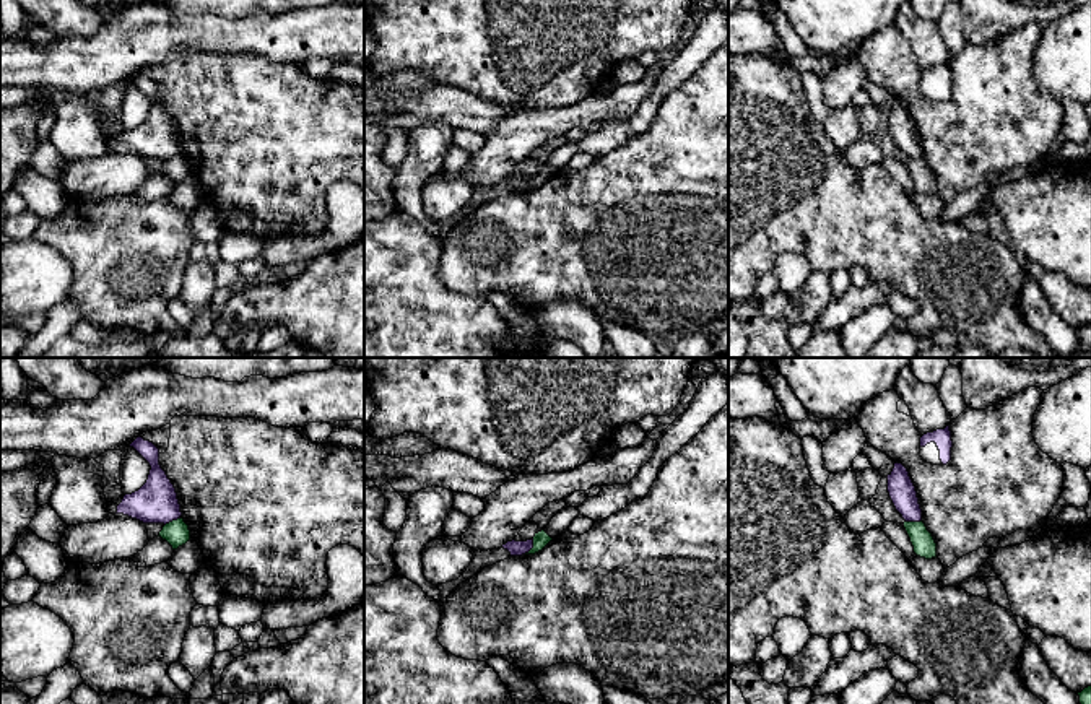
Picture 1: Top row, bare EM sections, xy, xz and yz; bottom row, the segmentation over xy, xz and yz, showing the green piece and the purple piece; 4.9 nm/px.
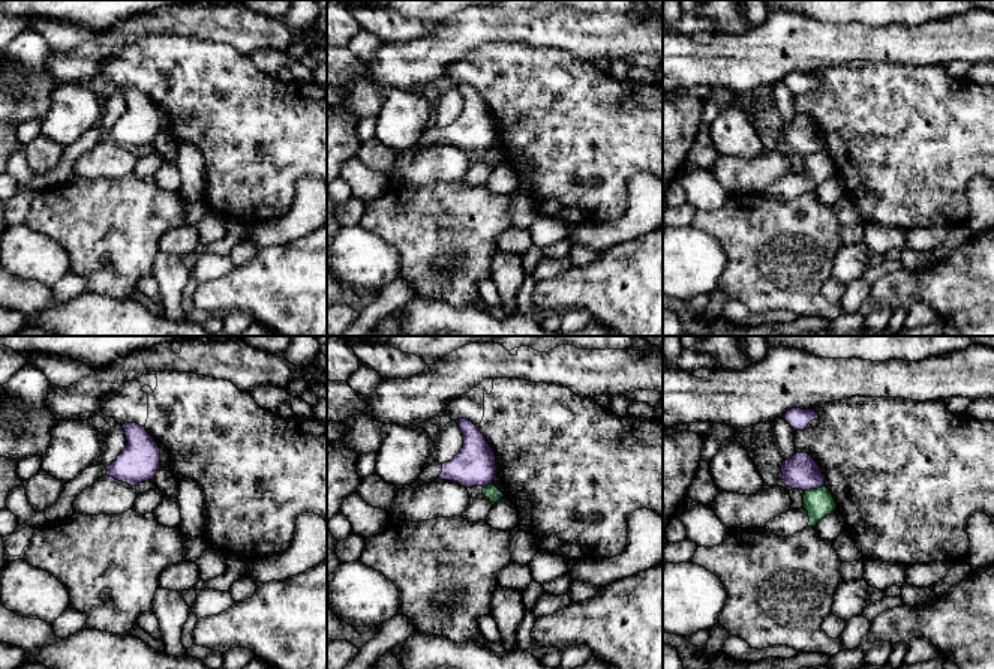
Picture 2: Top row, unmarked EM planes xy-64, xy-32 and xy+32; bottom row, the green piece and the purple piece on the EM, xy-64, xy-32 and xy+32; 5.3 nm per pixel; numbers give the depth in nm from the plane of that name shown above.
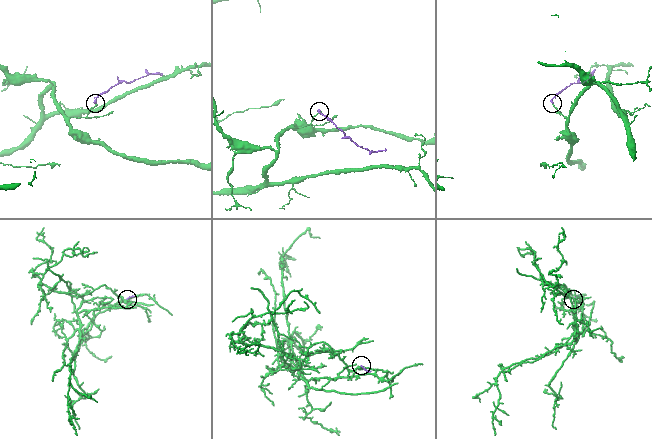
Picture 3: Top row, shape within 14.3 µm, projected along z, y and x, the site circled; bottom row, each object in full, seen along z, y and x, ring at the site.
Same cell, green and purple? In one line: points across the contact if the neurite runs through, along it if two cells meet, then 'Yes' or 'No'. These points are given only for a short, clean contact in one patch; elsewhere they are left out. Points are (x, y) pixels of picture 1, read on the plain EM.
Boundary: xz (534, 174), (534, 181), (524, 189). No

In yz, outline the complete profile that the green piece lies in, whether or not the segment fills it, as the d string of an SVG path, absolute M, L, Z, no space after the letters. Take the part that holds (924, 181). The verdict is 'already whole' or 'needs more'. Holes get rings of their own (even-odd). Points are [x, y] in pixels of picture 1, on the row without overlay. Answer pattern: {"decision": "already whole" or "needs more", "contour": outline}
{"decision": "already whole", "contour": "M922 156L920 158L904 158L904 164L911 174L914 189L917 192L925 193L925 195L937 193L937 179Z"}

